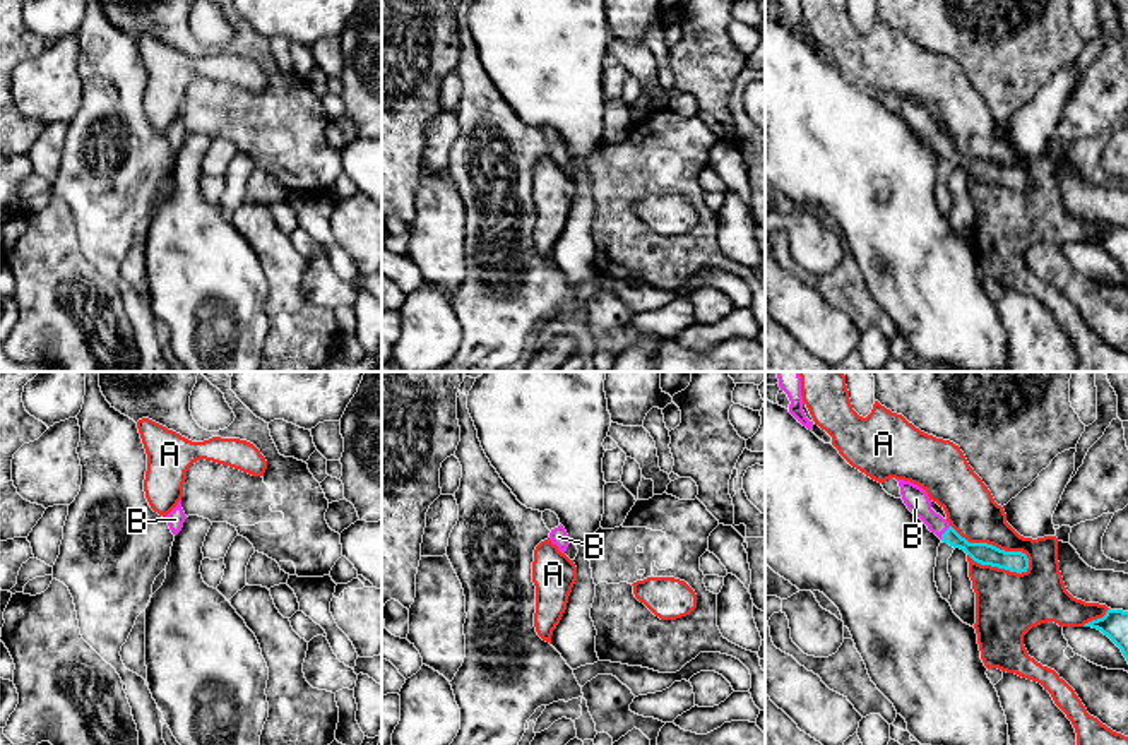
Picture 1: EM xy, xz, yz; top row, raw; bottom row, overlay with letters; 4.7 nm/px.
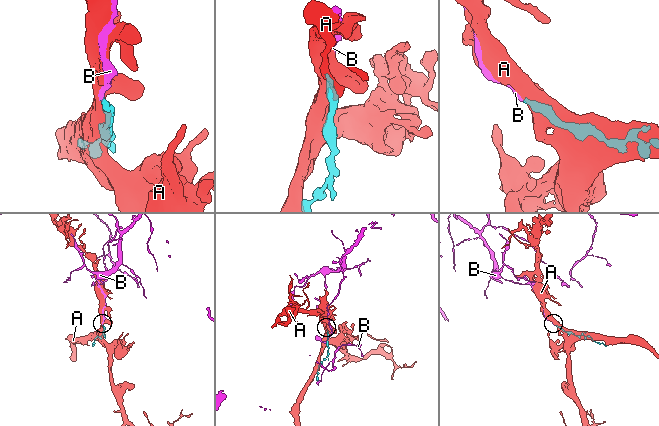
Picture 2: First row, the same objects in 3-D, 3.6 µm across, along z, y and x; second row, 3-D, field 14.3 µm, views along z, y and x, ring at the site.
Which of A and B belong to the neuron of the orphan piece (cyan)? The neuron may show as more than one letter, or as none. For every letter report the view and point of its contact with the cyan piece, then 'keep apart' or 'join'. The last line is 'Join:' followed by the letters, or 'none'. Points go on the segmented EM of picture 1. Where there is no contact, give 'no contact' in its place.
A: yz (995, 547) | keep apart
B: yz (943, 533) | join
Join: B

